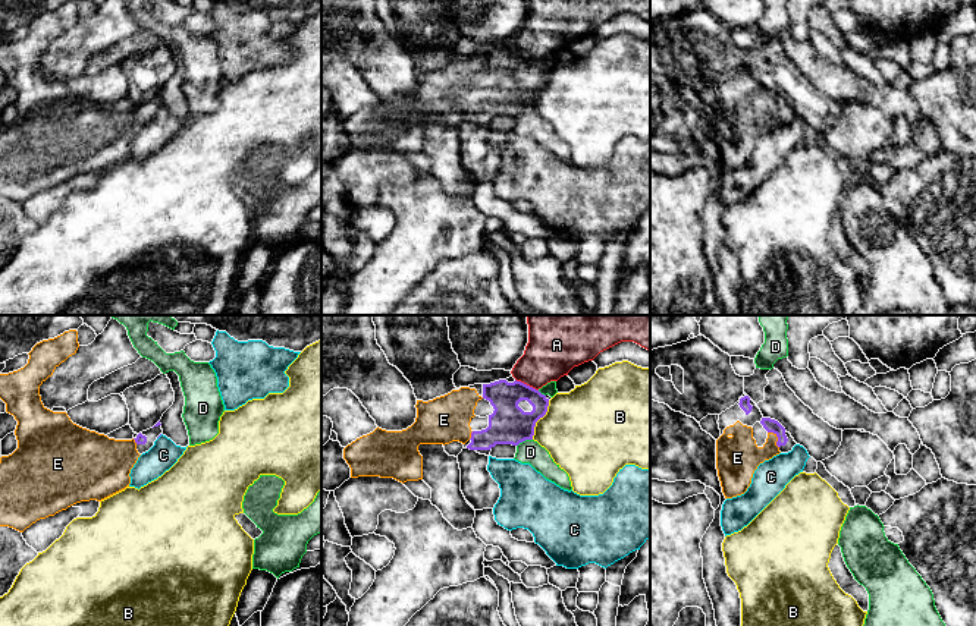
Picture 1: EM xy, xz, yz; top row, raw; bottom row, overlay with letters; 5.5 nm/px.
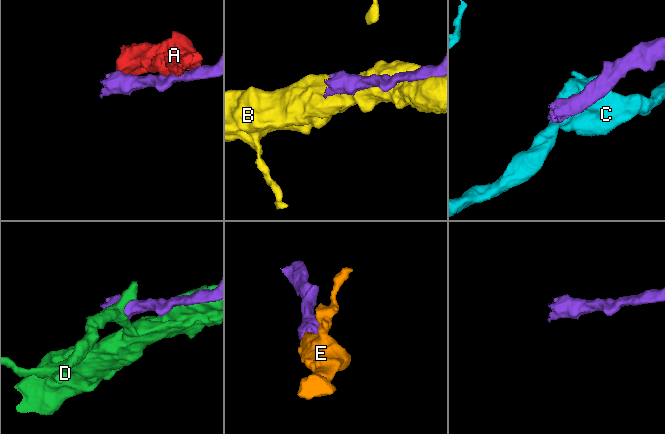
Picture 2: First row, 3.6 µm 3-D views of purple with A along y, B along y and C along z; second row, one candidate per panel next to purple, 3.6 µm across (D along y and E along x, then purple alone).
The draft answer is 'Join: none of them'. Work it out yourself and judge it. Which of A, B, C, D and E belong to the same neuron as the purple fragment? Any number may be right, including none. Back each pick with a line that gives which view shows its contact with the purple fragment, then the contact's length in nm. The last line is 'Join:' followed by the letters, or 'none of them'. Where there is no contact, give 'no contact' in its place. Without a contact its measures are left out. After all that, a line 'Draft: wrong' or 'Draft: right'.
E: contact in yz; length 110 nm
Join: E
Draft: wrong

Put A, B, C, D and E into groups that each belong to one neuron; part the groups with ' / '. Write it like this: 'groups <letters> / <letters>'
groups A / B / C / D / E

